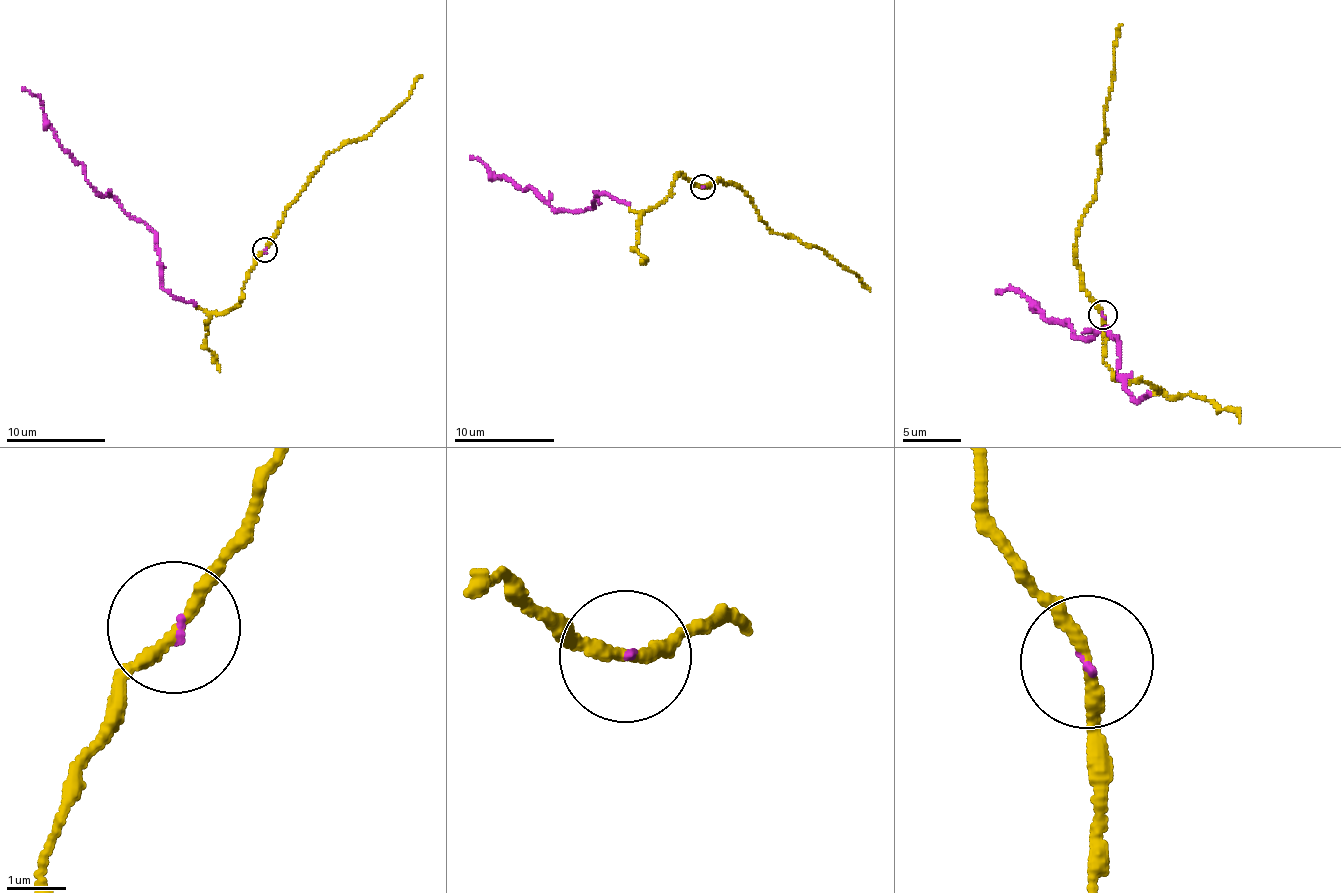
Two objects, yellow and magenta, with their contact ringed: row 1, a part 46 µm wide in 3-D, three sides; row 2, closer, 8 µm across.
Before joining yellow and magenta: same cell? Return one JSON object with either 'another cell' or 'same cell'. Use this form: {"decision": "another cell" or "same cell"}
{"decision": "same cell"}

